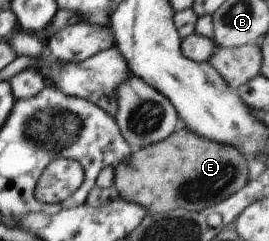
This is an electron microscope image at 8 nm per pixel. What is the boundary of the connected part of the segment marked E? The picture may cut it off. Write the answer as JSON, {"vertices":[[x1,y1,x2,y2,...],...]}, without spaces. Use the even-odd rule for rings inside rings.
{"vertices":[[188,129,174,131,168,139,131,153,115,167,113,185,119,197,142,205,150,213,186,207,202,211,232,195,249,182,248,159,245,155,216,141,208,141]]}

